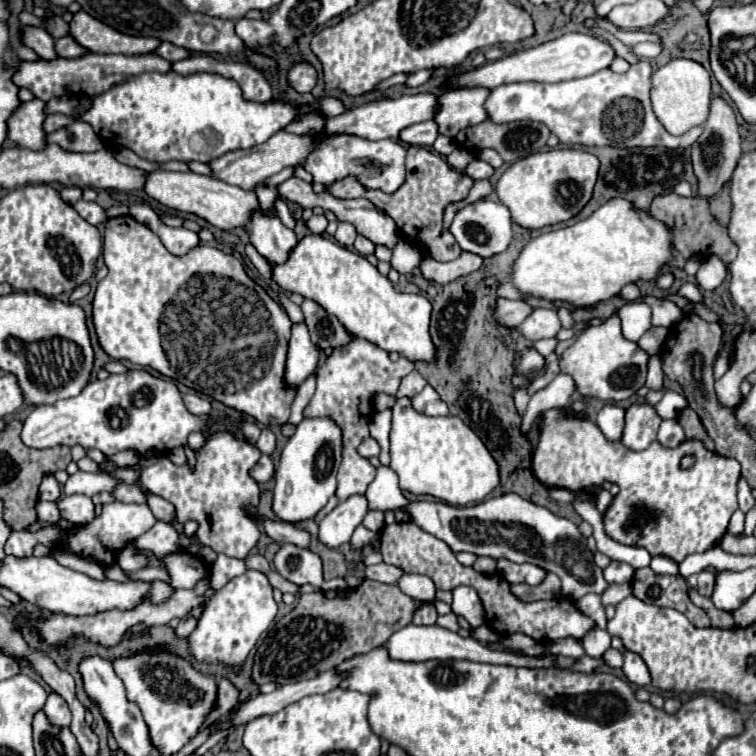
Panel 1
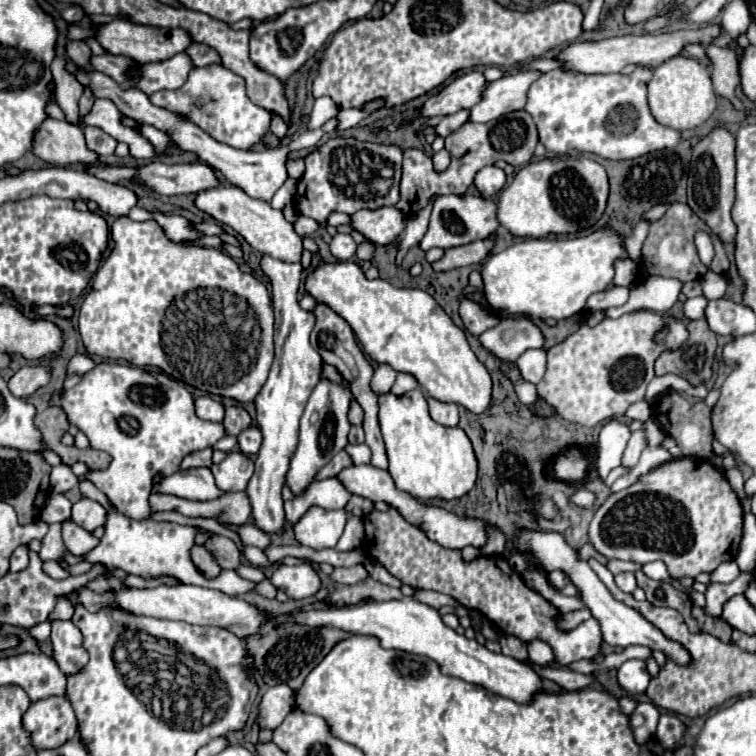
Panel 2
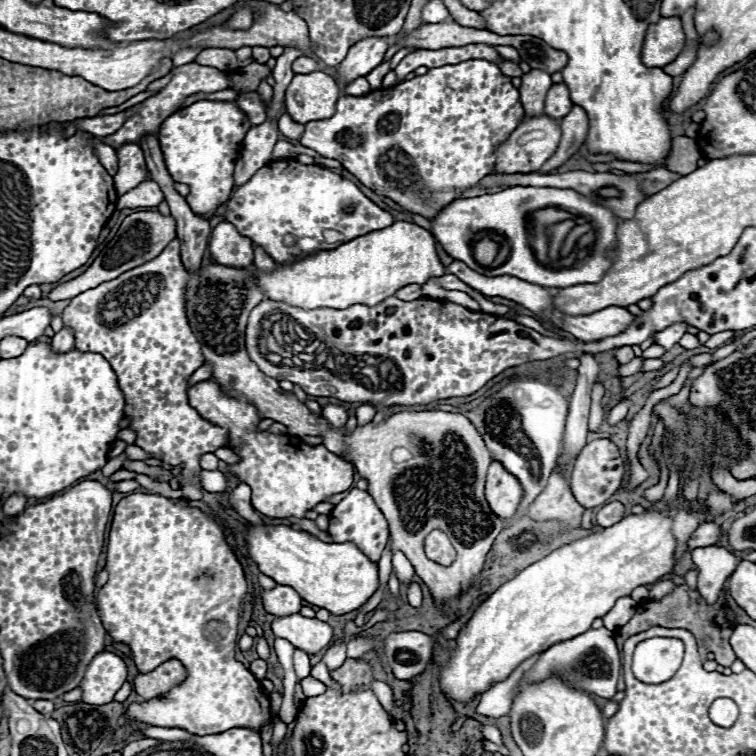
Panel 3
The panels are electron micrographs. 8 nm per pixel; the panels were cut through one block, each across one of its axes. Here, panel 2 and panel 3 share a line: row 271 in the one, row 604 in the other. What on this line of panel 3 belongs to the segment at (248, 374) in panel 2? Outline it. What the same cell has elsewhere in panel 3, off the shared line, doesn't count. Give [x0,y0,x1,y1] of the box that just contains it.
[98,492,272,736]

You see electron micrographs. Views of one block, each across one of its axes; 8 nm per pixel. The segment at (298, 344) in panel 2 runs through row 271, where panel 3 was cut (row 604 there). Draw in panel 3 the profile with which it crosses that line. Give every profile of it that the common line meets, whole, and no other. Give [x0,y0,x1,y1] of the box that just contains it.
[262,584,302,616]

